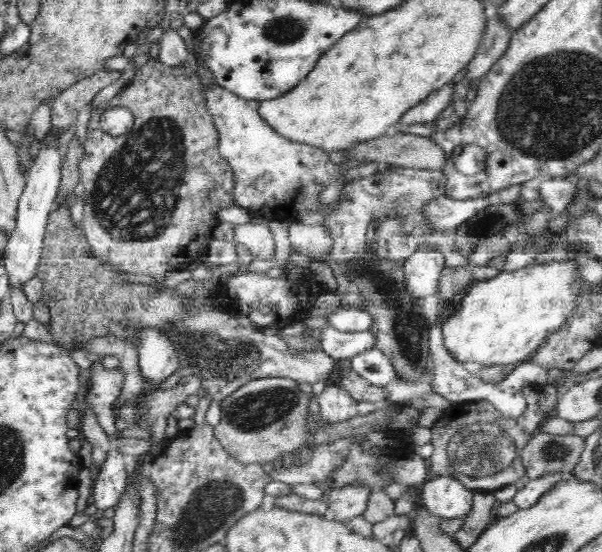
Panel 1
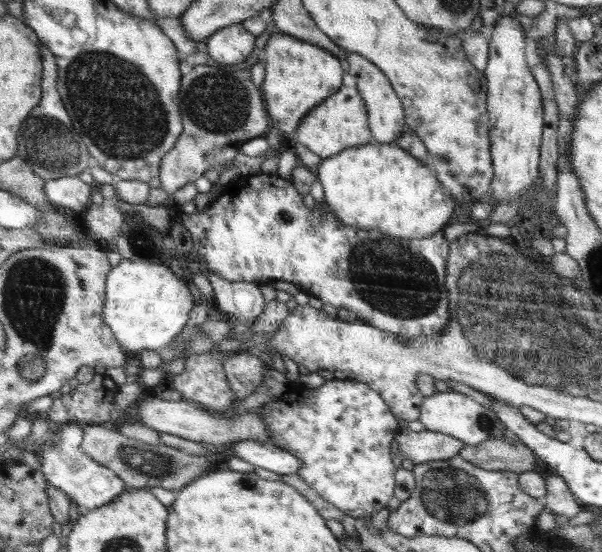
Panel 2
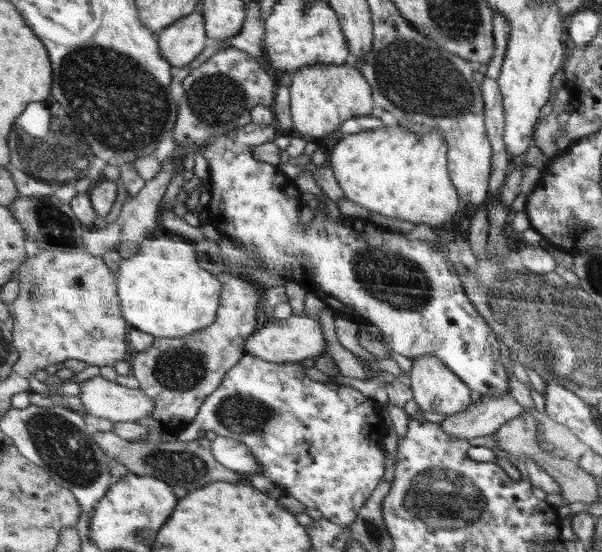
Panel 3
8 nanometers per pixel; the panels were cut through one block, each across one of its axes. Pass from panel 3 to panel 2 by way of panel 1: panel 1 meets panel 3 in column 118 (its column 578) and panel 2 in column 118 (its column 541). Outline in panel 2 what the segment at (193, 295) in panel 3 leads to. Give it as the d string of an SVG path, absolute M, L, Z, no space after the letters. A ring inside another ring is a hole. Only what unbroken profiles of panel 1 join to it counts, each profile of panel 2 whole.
M122 259L110 270L106 282L106 300L102 309L102 320L114 334L116 342L126 352L142 353L156 350L173 341L186 326L192 310L192 296L184 282L180 282L162 264L146 260Z

